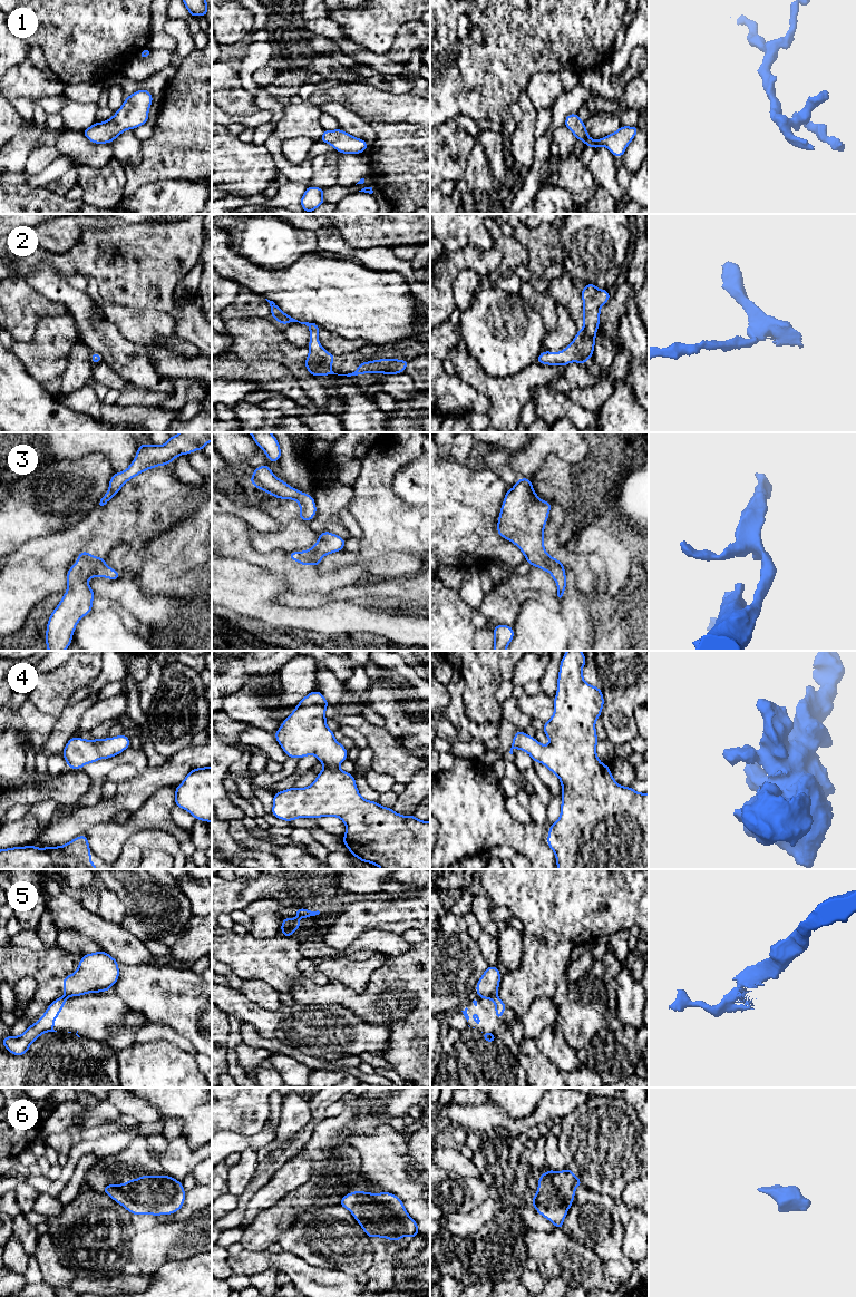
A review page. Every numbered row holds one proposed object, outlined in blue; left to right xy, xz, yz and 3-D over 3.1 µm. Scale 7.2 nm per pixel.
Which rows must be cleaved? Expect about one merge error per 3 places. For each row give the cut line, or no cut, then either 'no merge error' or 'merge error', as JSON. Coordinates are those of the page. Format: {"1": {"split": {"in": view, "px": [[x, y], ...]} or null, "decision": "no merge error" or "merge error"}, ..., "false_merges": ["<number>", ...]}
{"1": {"split": null, "decision": "no merge error"}, "2": {"split": null, "decision": "no merge error"}, "3": {"split": null, "decision": "no merge error"}, "4": {"split": null, "decision": "no merge error"}, "5": {"split": {"in": "yz", "px": [[495, 993], [478, 995]]}, "decision": "merge error"}, "6": {"split": null, "decision": "no merge error"}, "false_merges": ["5"]}

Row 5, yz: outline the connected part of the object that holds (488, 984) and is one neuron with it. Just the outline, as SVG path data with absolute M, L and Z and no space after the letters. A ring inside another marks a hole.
M488 966L476 985L476 993L478 995L496 994L499 988L499 981L502 976L497 966Z

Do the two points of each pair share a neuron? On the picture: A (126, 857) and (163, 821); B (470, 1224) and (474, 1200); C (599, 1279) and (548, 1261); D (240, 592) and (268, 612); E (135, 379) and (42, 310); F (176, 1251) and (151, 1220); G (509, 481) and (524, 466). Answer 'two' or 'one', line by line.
A: two
B: two
C: one
D: one
E: two
F: two
G: two

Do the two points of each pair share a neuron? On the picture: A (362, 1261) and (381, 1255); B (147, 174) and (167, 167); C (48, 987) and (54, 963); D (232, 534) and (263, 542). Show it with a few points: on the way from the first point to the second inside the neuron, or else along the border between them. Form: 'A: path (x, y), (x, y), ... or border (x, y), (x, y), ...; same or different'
A: border (372, 1242), (372, 1263), (365, 1270); different
B: path (152, 169), (154, 167), (163, 167); same
C: border (62, 976), (56, 976), (39, 984); different
D: border (247, 525), (254, 547), (262, 552), (274, 548); different

